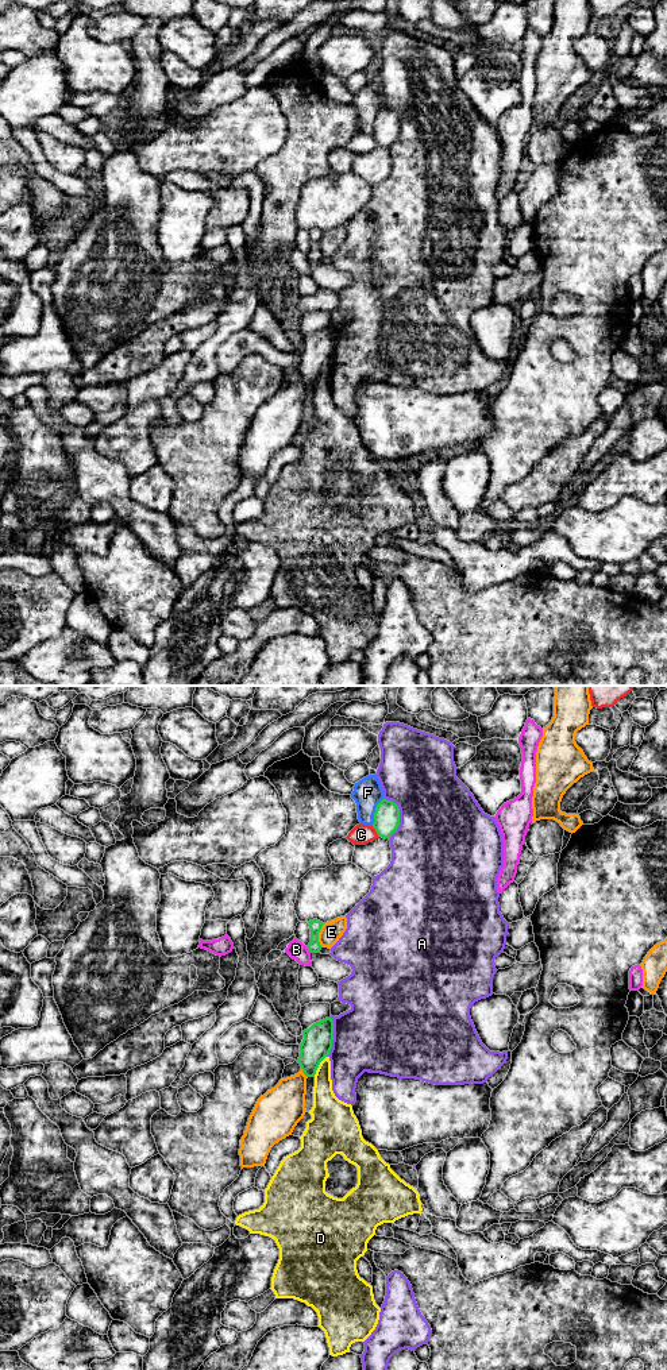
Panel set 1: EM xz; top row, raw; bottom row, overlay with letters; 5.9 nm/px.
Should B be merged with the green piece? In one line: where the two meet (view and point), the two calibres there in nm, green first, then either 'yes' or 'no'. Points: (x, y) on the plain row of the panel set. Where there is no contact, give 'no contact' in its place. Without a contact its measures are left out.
xz (308, 258) | 70/110 nm | no

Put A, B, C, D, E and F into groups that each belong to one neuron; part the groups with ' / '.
A / B / C / D / E / F

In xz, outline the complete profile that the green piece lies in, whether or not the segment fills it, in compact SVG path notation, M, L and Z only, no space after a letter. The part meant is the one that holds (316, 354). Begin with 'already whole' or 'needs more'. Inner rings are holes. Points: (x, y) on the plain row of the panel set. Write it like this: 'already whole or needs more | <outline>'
already whole | M325 327L313 332L302 340L304 348L300 354L300 373L306 386L315 386L320 371L329 364L334 350L334 329Z

